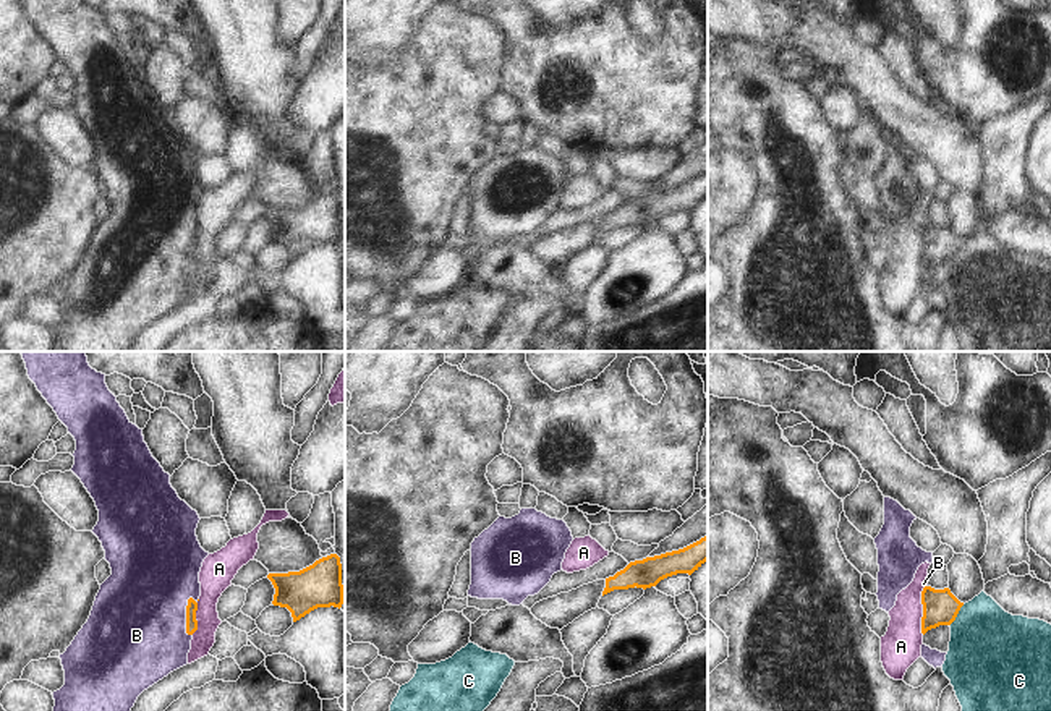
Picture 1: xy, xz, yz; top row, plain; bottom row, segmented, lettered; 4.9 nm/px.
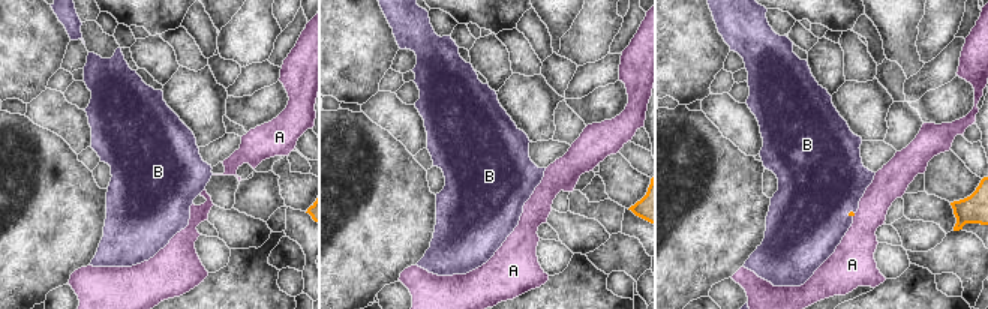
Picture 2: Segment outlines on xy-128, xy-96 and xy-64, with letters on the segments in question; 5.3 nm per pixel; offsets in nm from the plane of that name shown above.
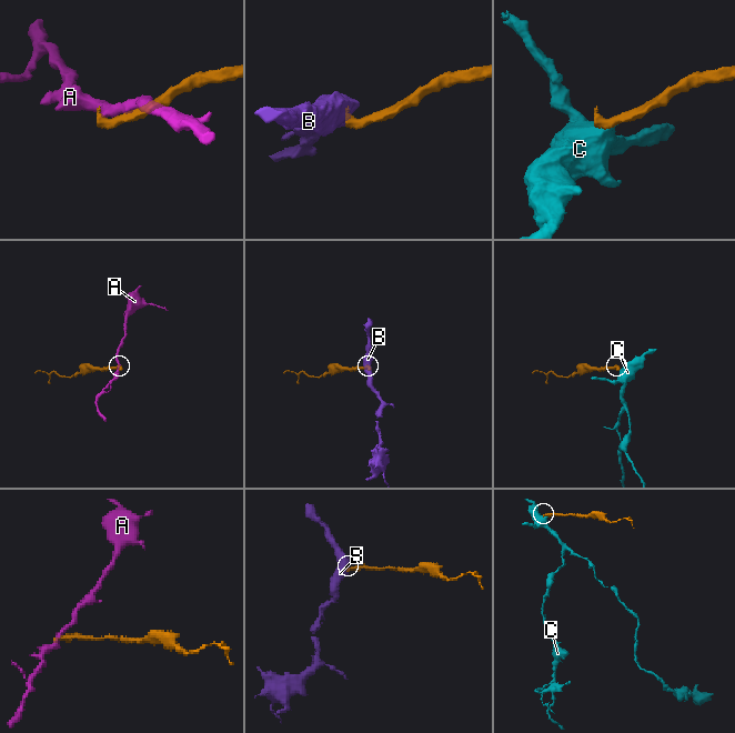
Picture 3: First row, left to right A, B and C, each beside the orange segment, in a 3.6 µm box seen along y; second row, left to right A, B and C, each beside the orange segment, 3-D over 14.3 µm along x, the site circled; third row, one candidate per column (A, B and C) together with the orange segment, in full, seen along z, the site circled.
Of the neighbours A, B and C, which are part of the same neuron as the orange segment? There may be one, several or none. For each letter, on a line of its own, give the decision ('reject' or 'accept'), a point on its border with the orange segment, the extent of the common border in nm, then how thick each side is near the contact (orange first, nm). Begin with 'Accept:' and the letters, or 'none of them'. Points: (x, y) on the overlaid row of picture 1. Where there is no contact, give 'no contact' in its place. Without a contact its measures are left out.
Accept: B
A: reject | yz (923, 611) | 240 nm | 180/200 nm
B: accept | xy (187, 617) | 200 nm | 60/480 nm
C: reject | yz (956, 616) | 130 nm | 180/420 nm

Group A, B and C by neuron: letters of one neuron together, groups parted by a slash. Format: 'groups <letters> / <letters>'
groups A / B / C

